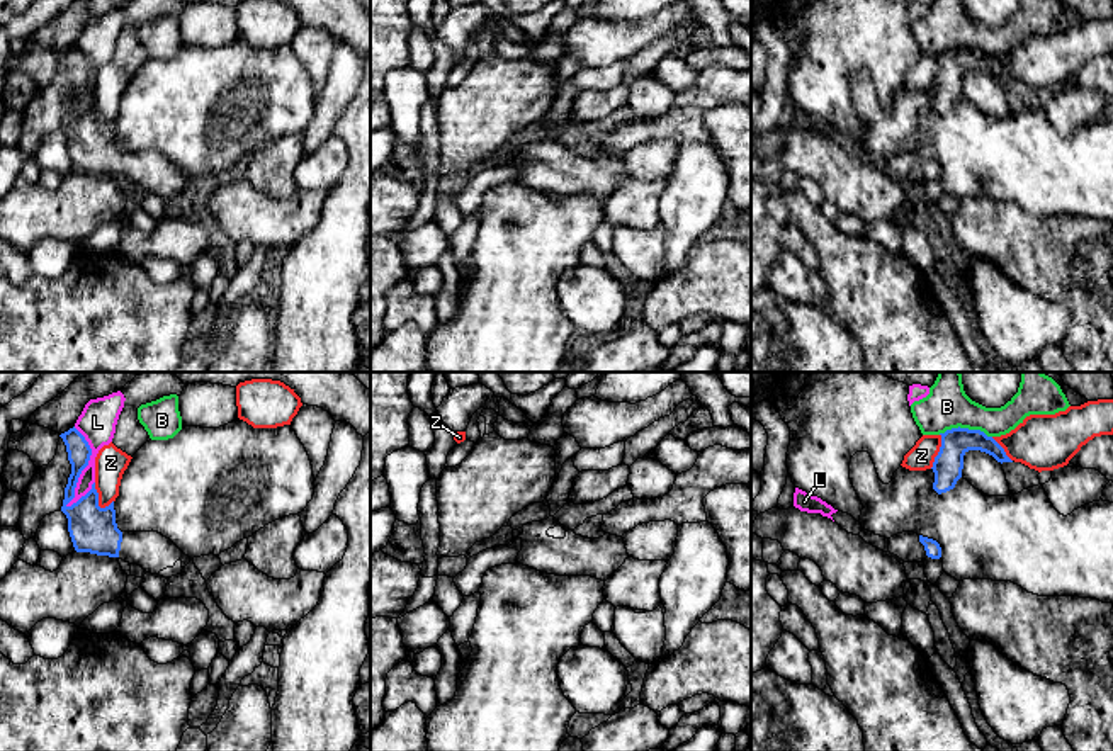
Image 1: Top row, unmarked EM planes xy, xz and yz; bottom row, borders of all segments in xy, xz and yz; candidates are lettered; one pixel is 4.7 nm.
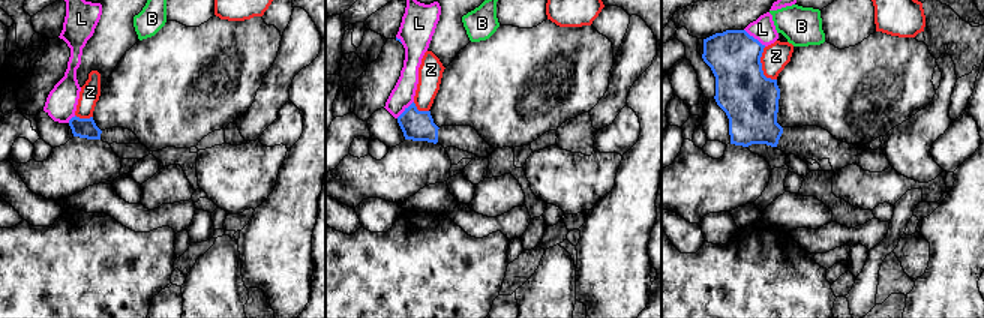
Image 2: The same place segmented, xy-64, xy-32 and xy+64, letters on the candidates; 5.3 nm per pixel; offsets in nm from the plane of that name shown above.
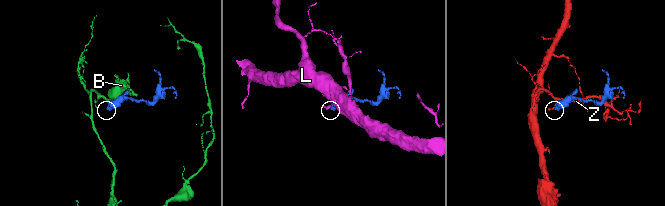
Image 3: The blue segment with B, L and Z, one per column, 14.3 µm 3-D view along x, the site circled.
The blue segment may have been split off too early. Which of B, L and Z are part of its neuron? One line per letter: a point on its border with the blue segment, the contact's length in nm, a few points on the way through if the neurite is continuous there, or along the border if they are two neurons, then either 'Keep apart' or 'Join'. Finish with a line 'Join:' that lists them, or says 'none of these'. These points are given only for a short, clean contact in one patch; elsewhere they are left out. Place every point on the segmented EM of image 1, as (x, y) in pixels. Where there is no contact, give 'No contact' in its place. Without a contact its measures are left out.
B: Touches blue at yz (966, 429). Shared border 260 nm. Keep apart
L: Touches blue at xy (85, 466). Shared border 380 nm. Keep apart
Z: Touches blue at xy (97, 496). Shared border 140 nm. Keep apart
Join: none of these

